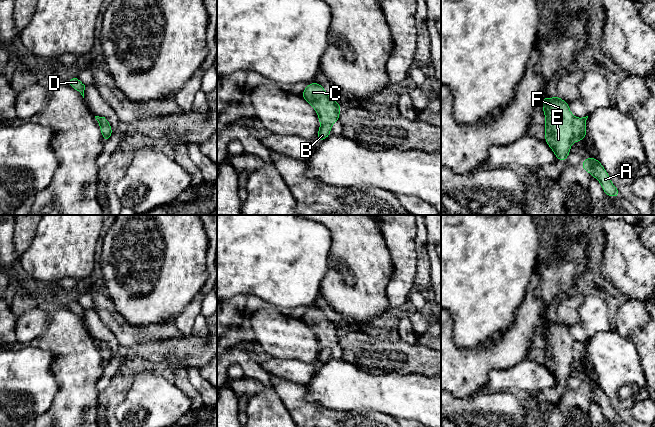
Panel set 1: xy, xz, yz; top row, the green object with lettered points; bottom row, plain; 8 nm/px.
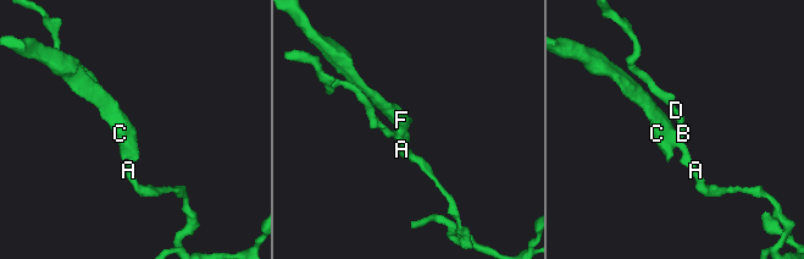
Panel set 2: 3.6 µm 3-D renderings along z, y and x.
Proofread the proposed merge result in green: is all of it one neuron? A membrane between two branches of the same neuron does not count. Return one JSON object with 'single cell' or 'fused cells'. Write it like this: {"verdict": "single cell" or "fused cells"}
{"verdict": "fused cells"}

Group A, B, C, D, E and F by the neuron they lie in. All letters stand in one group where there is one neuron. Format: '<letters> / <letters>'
A B D / C E F

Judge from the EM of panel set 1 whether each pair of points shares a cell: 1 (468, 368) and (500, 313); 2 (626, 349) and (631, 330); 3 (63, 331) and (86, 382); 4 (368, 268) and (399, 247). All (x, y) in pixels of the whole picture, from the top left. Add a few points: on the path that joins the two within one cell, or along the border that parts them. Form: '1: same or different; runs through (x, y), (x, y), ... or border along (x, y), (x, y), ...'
1: different; border along (503, 336), (496, 342), (479, 346), (457, 345)
2: different; border along (615, 329), (634, 345), (640, 361)
3: same; runs through (74, 344), (77, 351), (77, 369)
4: different; border along (381, 231), (392, 263), (392, 275), (390, 277)

